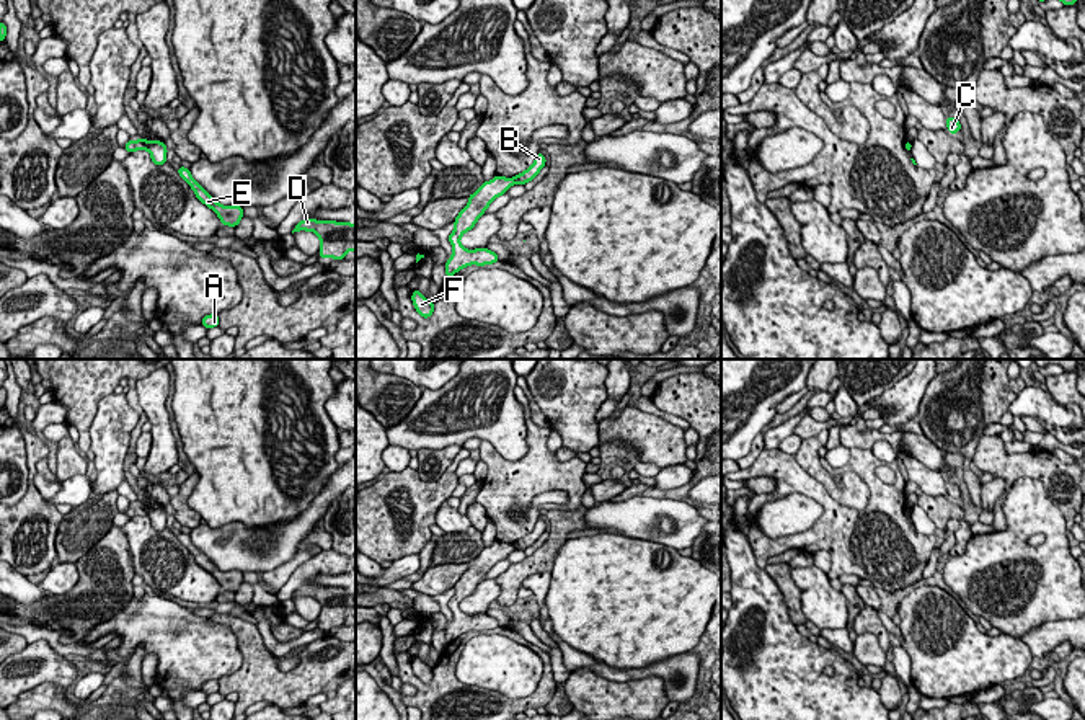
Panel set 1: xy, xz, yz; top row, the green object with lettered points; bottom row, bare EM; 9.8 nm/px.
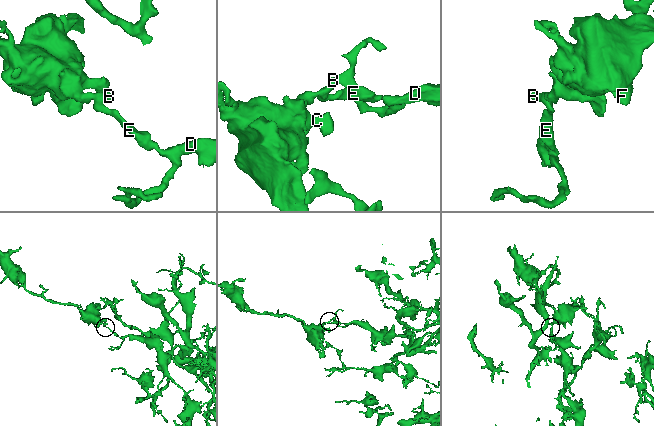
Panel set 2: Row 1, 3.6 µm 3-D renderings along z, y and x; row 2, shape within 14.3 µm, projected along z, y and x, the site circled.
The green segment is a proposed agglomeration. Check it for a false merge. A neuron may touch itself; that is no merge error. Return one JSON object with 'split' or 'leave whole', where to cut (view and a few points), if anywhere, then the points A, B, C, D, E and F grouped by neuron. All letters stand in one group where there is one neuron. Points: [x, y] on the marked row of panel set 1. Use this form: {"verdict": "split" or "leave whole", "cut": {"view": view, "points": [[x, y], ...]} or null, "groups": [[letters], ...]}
{"verdict": "split", "cut": {"view": "xy", "points": [[150, 142], [147, 149]]}, "groups": [["A", "B", "D", "E"], ["C", "F"]]}

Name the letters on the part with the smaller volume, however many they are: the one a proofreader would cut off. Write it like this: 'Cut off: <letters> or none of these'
Cut off: C, F

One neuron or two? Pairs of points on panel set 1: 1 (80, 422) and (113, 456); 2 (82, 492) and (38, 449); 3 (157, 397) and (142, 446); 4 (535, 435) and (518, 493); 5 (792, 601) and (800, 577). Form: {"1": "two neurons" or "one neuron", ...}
{"1": "two neurons", "2": "two neurons", "3": "two neurons", "4": "one neuron", "5": "two neurons"}

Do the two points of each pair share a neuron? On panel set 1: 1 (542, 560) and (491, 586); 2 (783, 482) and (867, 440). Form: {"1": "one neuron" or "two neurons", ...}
{"1": "two neurons", "2": "two neurons"}

